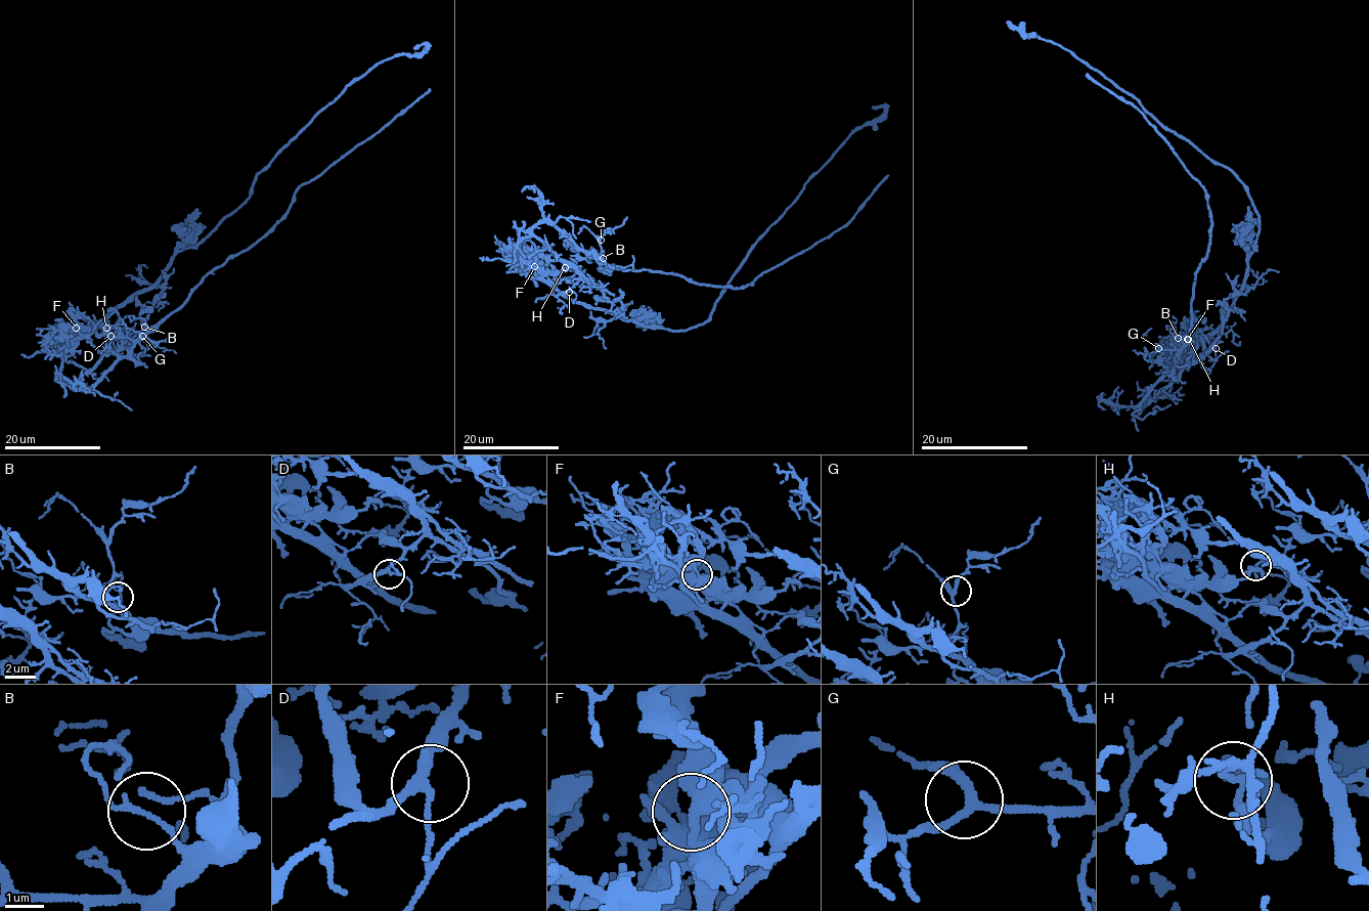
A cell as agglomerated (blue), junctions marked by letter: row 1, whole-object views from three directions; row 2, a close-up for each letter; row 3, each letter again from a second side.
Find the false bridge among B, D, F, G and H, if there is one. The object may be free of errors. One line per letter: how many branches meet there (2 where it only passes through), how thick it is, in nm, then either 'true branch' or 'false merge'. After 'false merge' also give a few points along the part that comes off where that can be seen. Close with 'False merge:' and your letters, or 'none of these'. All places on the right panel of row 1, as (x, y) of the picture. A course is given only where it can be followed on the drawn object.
B: 2 | 120 nm | true branch
D: 3 | 240 nm | true branch
F: 2 | 480 nm | true branch
G: 3 | 240 nm | true branch
H: 2 | 150 nm | false merge | (1189, 339), (1190, 364), (1138, 406), (1190, 338), (1211, 213), (1206, 189), (1147, 120), (1086, 74)
False merge: H

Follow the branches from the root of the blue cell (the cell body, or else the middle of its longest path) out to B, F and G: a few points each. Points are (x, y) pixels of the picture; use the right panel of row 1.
B: (1185, 366), (1150, 401), (1138, 406), (1146, 393), (1173, 369), (1177, 352), (1184, 344), (1178, 338)
F: (1185, 366), (1206, 352), (1202, 342), (1206, 339), (1187, 339)
G: (1185, 366), (1150, 401), (1138, 406), (1177, 360), (1177, 349), (1158, 348)

